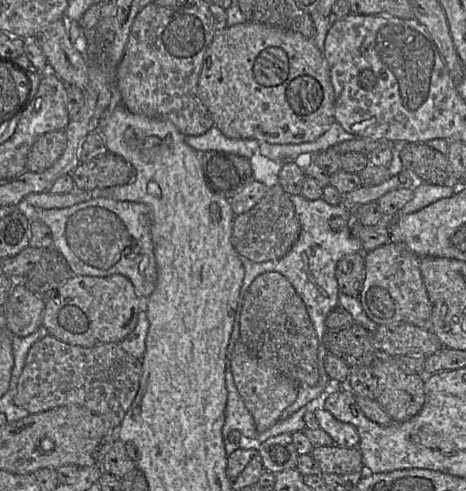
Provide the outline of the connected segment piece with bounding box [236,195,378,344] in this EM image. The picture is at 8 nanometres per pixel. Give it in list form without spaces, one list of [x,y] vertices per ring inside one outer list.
[[[290,195],[289,198],[295,207],[295,213],[301,226],[299,238],[287,254],[278,260],[253,262],[244,256],[239,256],[245,269],[245,276],[240,289],[236,314],[241,313],[245,294],[256,277],[267,272],[279,272],[289,280],[303,300],[319,344],[323,343],[323,335],[326,332],[325,320],[337,306],[351,314],[354,324],[373,333],[378,325],[366,315],[359,297],[348,296],[340,291],[335,276],[336,266],[341,258],[362,252],[361,241],[353,234],[352,225],[340,232],[333,231],[329,225],[330,219],[334,217],[352,219],[351,212],[342,205],[330,205],[322,198],[314,201],[301,195]]]

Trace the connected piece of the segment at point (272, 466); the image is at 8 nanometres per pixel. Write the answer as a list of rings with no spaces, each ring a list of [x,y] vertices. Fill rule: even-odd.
[[[279,434],[260,444],[258,451],[266,470],[278,473],[285,469],[296,468],[298,452],[291,434]]]

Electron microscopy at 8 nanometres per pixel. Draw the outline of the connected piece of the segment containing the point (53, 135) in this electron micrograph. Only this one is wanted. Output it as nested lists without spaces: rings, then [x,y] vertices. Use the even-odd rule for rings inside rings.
[[[51,131],[41,135],[27,155],[26,170],[42,172],[50,168],[62,155],[67,143],[64,131]]]

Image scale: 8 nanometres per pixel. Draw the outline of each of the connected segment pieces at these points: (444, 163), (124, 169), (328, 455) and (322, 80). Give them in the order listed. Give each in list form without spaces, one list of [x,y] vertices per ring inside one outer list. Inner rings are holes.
[[[408,142],[399,146],[402,165],[418,175],[425,183],[444,185],[450,180],[447,155],[426,143]]]
[[[110,152],[81,162],[70,174],[77,190],[127,185],[135,180],[133,167],[121,156]]]
[[[320,446],[313,448],[310,455],[318,463],[322,474],[364,473],[363,458],[357,447]]]
[[[254,22],[218,31],[207,48],[198,79],[197,94],[210,113],[214,127],[231,139],[253,139],[269,144],[312,142],[335,121],[335,93],[323,53],[298,32]]]

